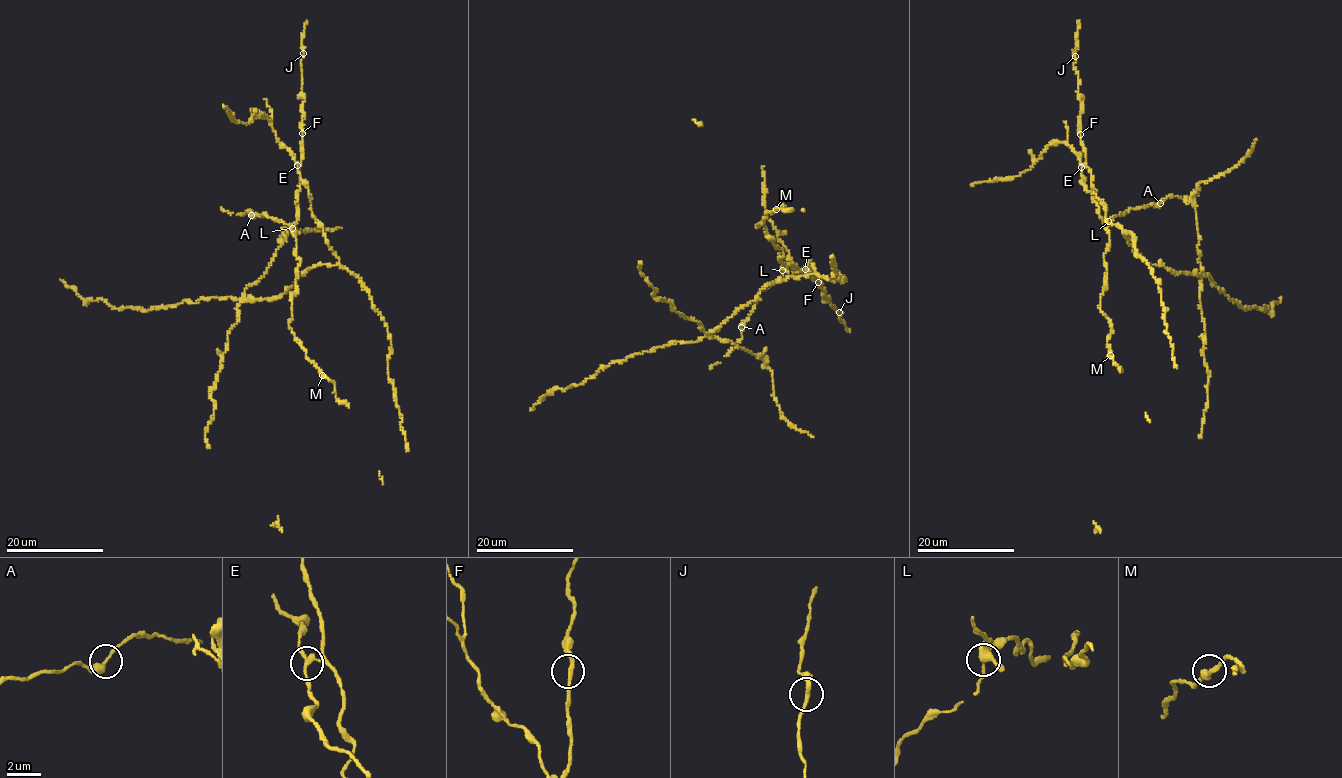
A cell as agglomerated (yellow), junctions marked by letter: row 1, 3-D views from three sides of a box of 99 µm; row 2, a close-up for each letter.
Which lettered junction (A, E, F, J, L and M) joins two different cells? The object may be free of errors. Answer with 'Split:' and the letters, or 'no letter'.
Split: E

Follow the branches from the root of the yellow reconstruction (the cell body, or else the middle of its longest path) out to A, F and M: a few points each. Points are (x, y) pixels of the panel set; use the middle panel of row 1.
A: (818, 276), (813, 265), (807, 271), (808, 262), (805, 275), (796, 265), (785, 266), (741, 327)
F: (818, 276), (814, 266), (810, 271), (806, 269), (810, 263), (805, 266), (808, 275), (818, 282)
M: (818, 276), (808, 262), (805, 275), (784, 267), (763, 222), (756, 226), (776, 209)

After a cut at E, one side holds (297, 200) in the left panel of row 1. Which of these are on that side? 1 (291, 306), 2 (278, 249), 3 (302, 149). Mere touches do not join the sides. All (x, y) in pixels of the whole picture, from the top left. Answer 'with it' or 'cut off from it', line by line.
1: with it
2: cut off from it
3: with it

